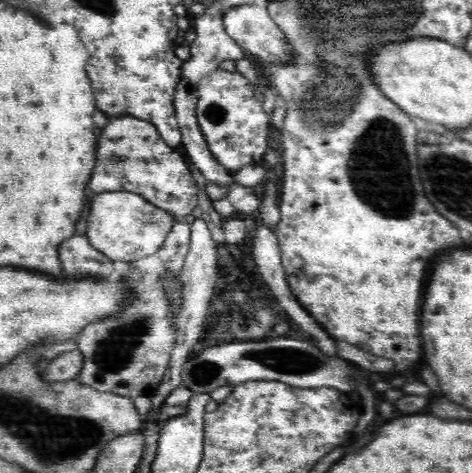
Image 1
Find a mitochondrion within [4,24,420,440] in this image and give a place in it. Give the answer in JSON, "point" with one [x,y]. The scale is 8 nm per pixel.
{"point":[333,96]}

